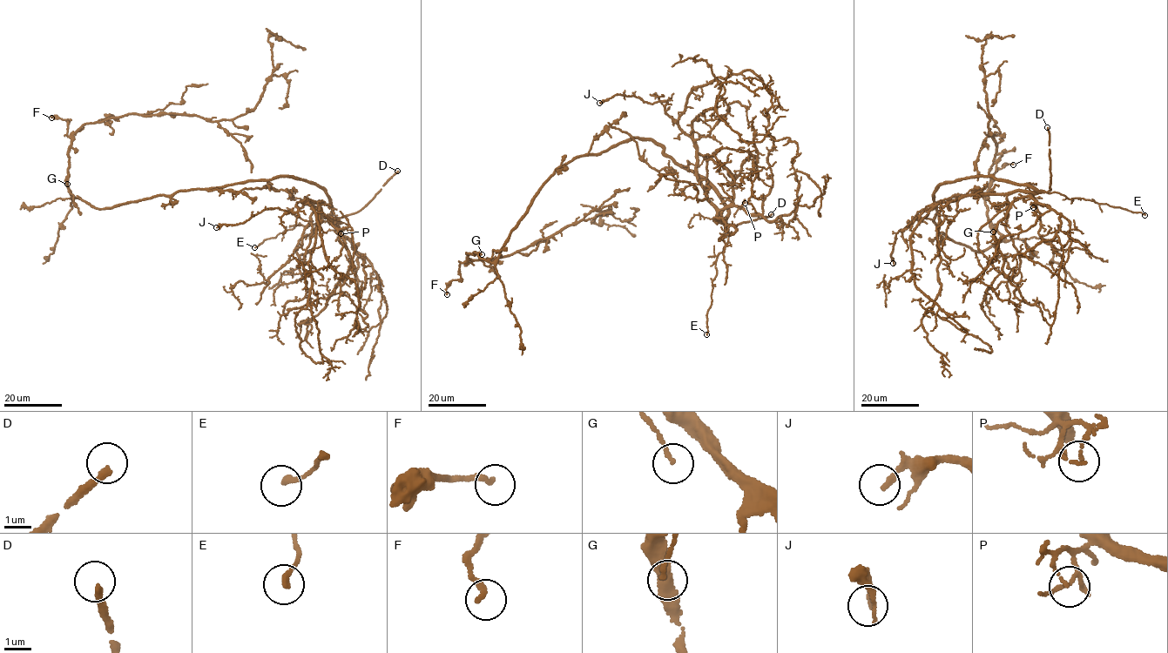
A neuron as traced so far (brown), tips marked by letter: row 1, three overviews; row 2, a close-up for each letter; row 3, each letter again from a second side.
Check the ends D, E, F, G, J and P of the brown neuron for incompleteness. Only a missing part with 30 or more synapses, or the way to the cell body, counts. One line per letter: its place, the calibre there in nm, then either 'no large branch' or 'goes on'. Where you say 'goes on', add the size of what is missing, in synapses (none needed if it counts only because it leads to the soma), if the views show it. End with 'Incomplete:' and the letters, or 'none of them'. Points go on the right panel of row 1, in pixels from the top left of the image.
D: place (1047, 127); calibre 240 nm; goes on
E: place (1144, 215); calibre 220 nm; no large branch
F: place (1013, 164); calibre 220 nm; no large branch
G: place (993, 232); calibre 140 nm; no large branch
J: place (893, 263); calibre 200 nm; no large branch
P: place (1033, 207); calibre 90 nm; no large branch
Incomplete: D

